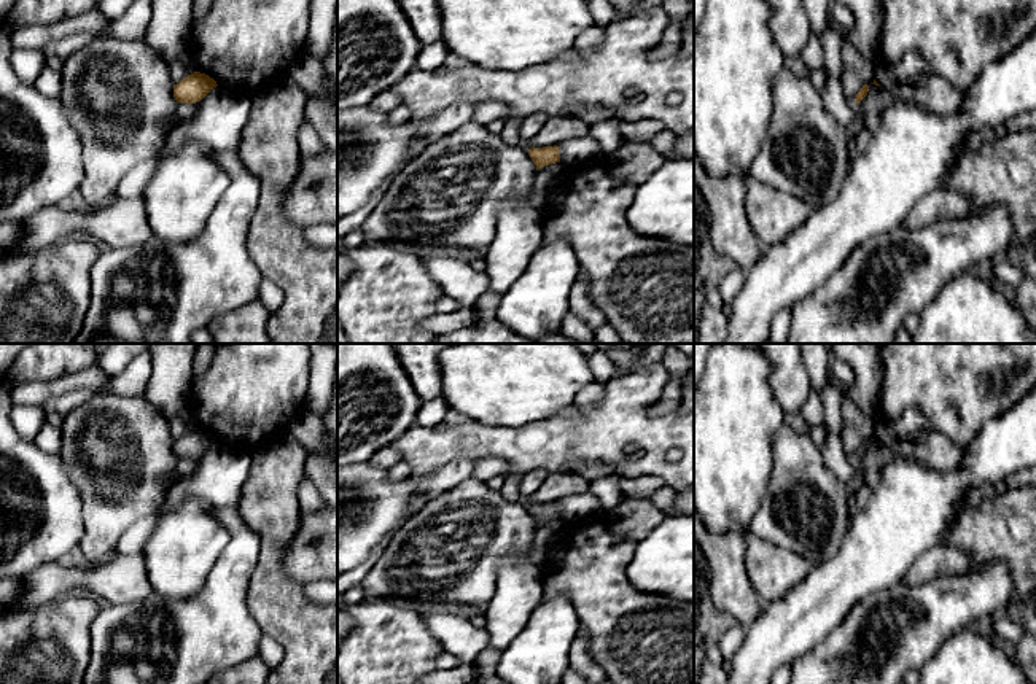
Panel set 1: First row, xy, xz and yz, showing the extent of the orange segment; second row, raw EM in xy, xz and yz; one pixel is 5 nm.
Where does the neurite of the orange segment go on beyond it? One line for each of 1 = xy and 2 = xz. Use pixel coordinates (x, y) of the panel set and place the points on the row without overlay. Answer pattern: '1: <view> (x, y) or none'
1: none
2: none

